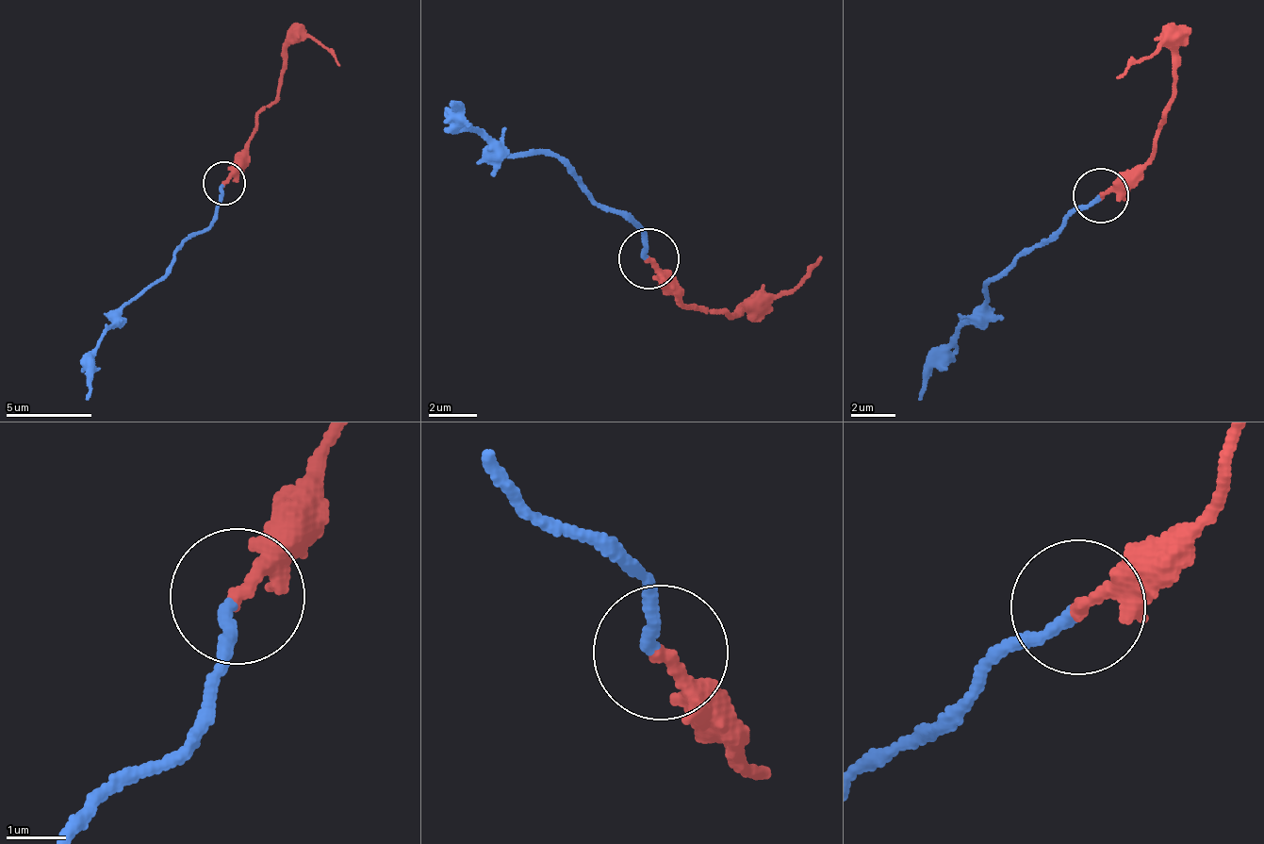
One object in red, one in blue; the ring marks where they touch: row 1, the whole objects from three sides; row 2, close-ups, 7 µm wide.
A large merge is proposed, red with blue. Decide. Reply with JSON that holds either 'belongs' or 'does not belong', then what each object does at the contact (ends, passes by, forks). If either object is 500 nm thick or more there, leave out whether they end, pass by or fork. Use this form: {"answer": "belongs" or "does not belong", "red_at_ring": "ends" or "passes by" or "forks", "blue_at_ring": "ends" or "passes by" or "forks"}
{"answer": "belongs", "red_at_ring": "ends", "blue_at_ring": "ends"}

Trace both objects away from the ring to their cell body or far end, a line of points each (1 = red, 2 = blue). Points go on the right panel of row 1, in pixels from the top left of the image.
1: (1102, 193), (1155, 148), (1155, 132), (1173, 96), (1173, 58), (1159, 45), (1118, 79)
2: (1096, 193), (1064, 229), (988, 283), (990, 298), (960, 329), (916, 401)

